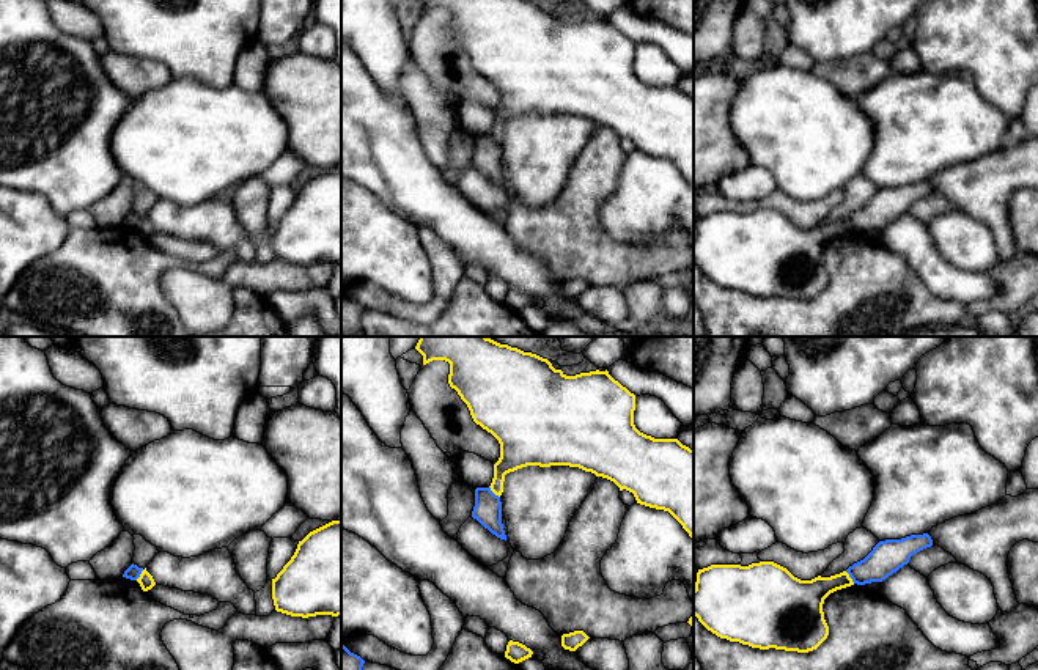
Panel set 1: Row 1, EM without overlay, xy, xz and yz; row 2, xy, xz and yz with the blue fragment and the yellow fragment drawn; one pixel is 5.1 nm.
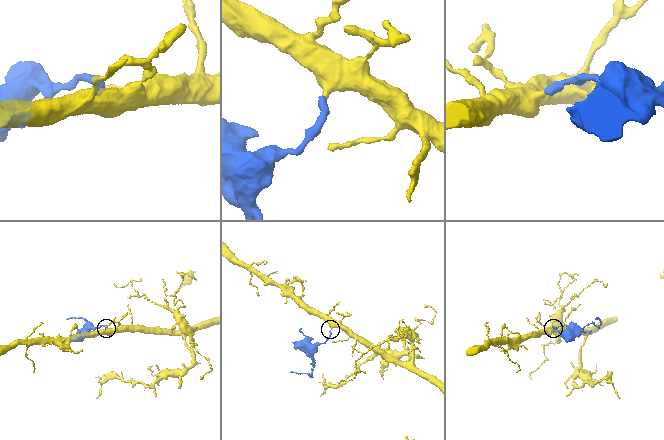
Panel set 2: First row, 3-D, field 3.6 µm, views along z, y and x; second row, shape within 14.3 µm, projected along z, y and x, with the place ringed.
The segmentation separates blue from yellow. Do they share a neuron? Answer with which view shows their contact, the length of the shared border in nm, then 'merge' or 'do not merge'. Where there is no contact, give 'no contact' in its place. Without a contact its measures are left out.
contact in xz; length 80 nm; do not merge

